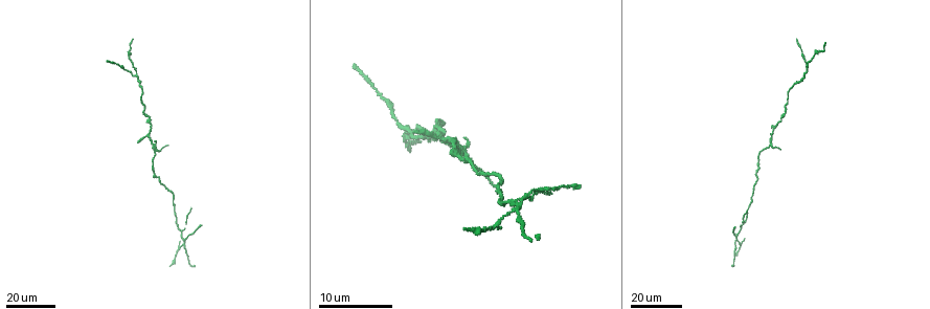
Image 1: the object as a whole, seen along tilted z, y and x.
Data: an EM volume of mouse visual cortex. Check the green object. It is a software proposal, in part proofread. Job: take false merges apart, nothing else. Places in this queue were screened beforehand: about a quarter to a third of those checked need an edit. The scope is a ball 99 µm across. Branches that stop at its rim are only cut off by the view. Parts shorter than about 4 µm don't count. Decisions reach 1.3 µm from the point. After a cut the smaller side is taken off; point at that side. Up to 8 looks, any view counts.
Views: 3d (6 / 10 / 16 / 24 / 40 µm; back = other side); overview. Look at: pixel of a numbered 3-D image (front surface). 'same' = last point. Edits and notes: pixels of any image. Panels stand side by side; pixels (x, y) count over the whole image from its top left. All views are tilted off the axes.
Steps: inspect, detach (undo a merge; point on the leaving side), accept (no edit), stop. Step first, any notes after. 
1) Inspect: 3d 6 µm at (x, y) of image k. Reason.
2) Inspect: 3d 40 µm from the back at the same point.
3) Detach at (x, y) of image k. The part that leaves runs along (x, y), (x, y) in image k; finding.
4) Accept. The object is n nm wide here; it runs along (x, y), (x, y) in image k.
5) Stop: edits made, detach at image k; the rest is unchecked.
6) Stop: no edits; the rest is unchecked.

Inspect: 3d 16 µm at (174, 204) of image 1. Calibre changes.

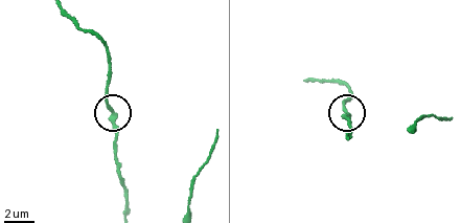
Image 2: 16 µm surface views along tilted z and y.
Inspect: 3d 10 µm at (110, 108) of image 2.

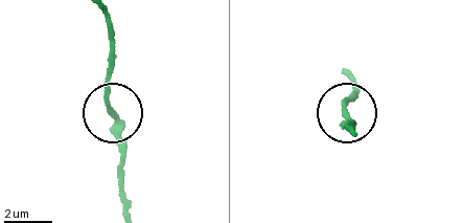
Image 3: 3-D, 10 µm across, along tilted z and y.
Inspect: 3d 6 µm at (345, 111) of image 3.

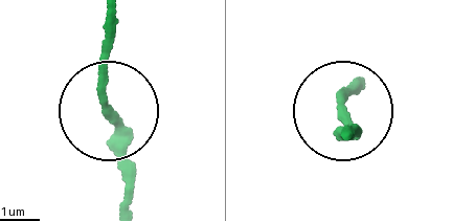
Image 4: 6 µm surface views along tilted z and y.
Accept. The object is 210 nm wide here; it runs along (107, 17), (102, 91), (128, 208) in image 4; all the same neuron.

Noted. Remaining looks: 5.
Inspect: 3d 16 µm at (737, 234) of image 1. Three-way junction.

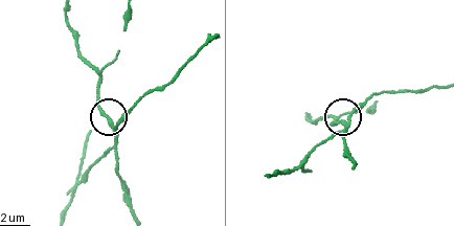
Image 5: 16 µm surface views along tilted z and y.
Inspect: 3d 6 µm at (349, 119) of image 5.

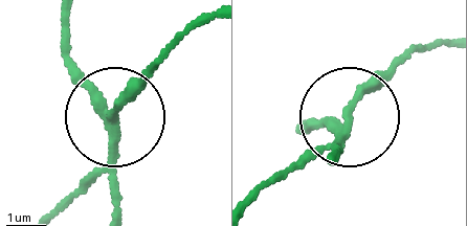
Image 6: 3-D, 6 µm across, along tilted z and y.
Detach at (119, 108) of image 6. The object is 200 nm wide here; the part that leaves runs along (111, 151), (83, 194), (54, 213) in image 6; two neurons meet here.

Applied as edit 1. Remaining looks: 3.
Inspect: overview.

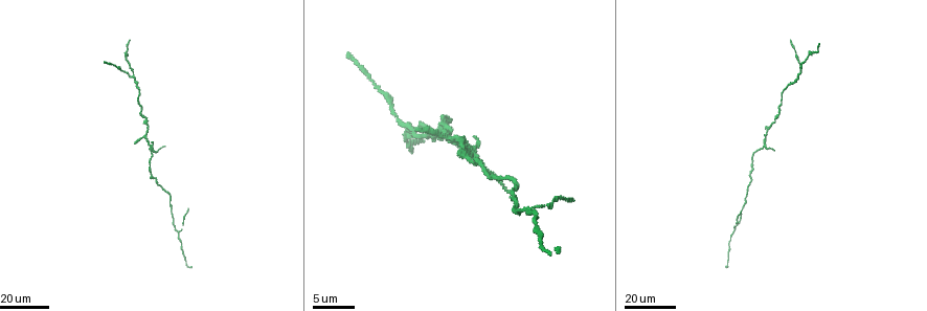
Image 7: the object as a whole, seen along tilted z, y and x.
Inspect: 3d 24 µm at (764, 145) of image 7.

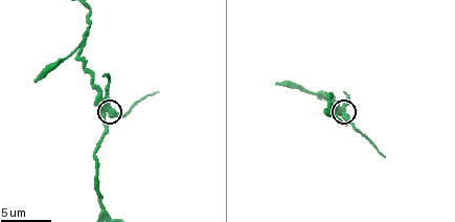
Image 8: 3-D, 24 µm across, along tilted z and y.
Inspect: 3d 10 µm at (347, 117) of image 8.

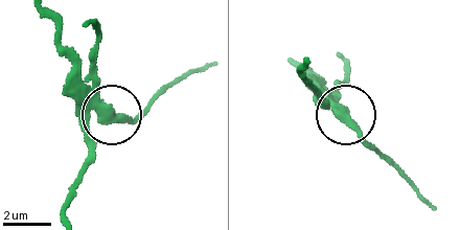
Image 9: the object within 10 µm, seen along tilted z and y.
Detach at (114, 122) of image 9. The object is 400 nm wide here; the part that leaves runs along (96, 95), (113, 108), (138, 112), (180, 77), (205, 68) in image 9; a second neuron is stuck on.

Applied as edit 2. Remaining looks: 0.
Stop: edits made, detach at image 6, detach at image 9; the rest is unchecked.

